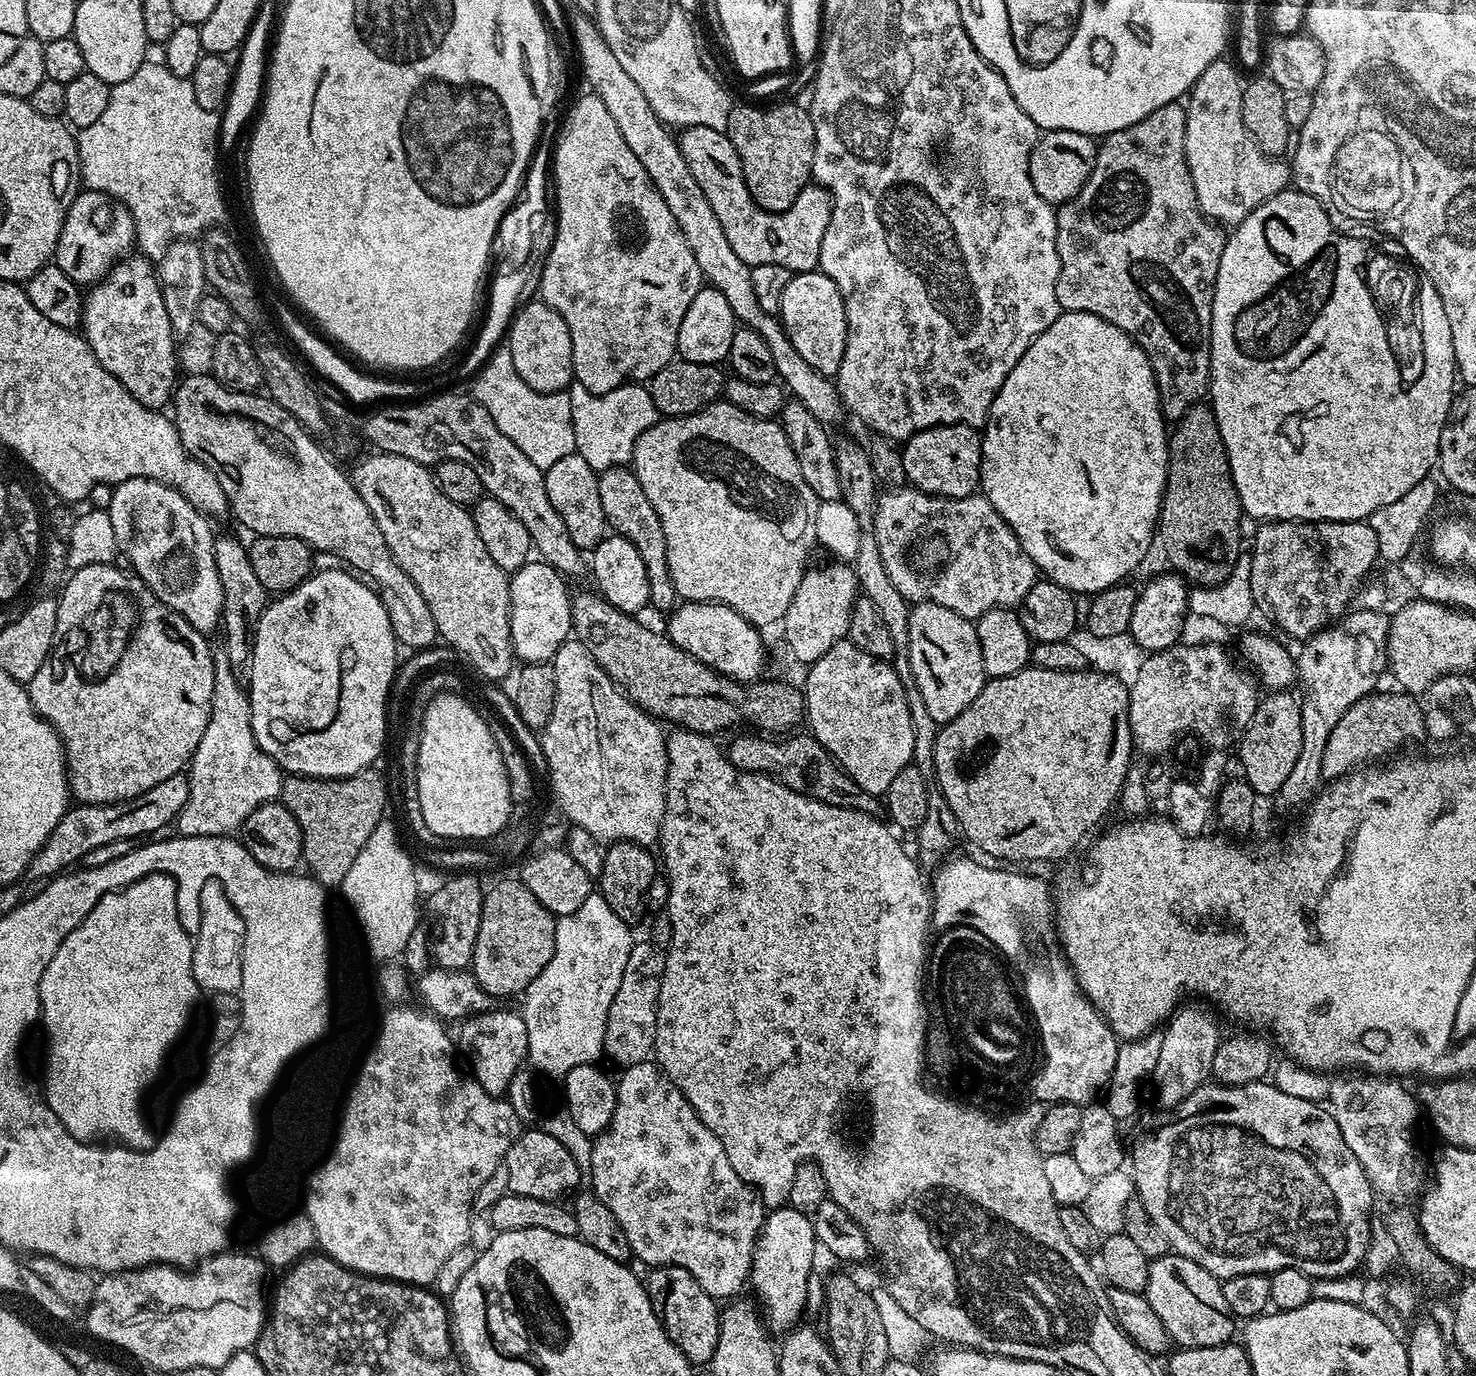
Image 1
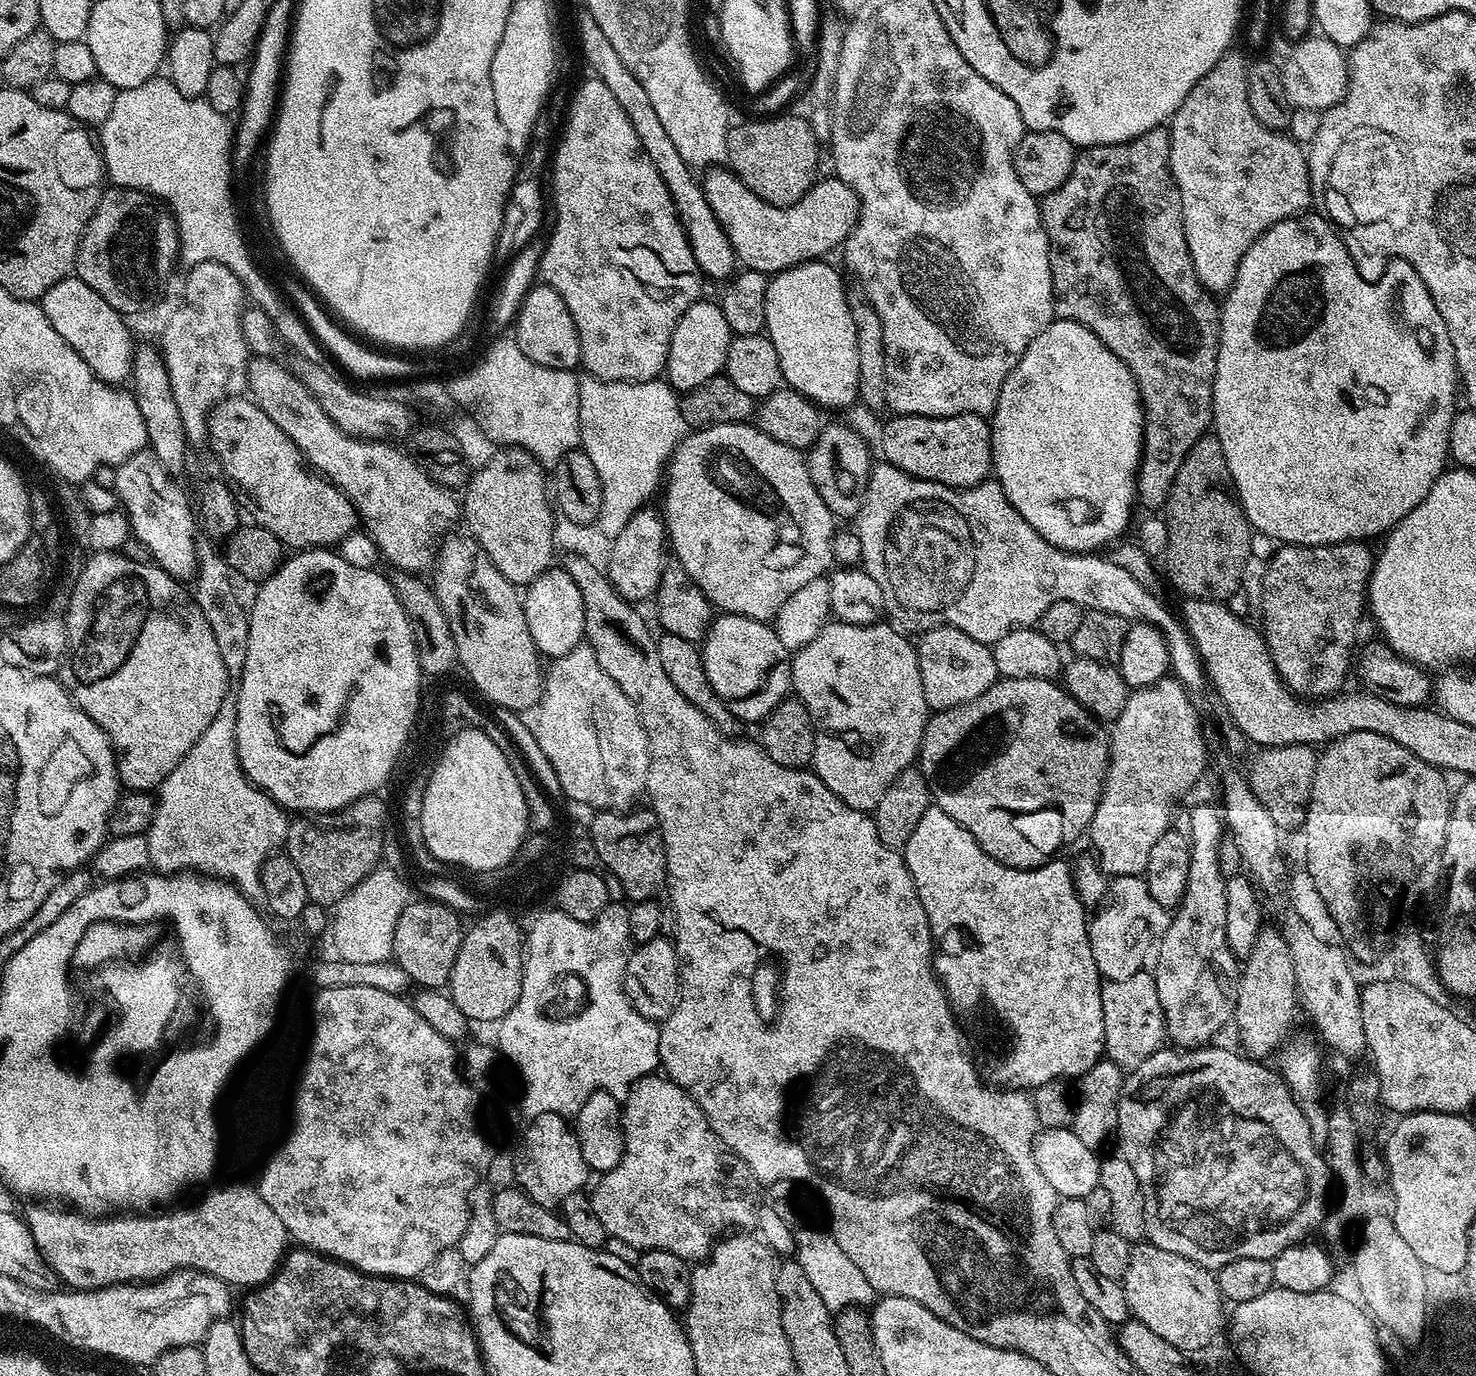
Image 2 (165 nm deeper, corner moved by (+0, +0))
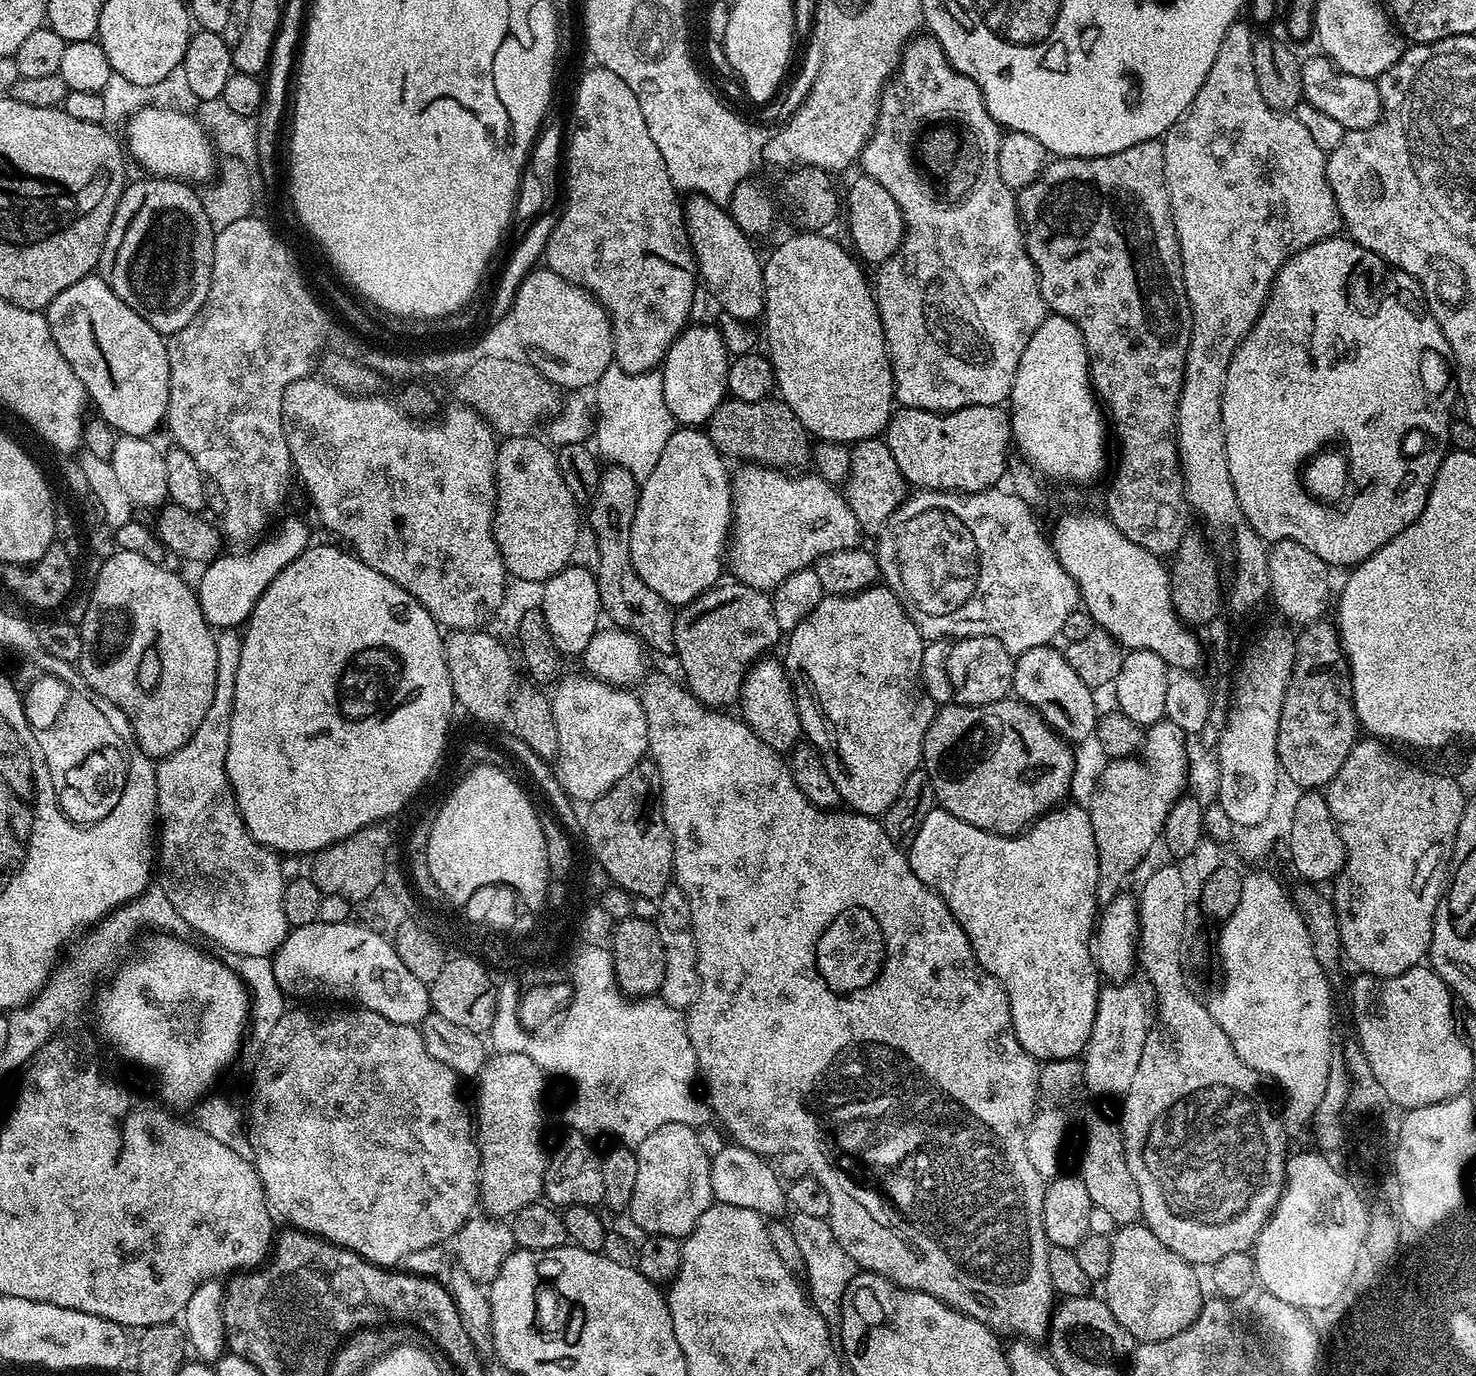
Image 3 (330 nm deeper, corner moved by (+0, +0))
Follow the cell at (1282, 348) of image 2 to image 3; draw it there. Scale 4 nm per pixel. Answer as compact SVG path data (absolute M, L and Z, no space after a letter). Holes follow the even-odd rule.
M1337 234L1314 242L1301 252L1295 252L1280 267L1271 288L1268 289L1268 300L1260 311L1260 316L1230 358L1230 370L1226 370L1226 386L1222 394L1222 426L1226 442L1226 462L1230 466L1230 482L1234 486L1234 494L1238 498L1242 514L1261 540L1275 542L1290 539L1306 546L1307 550L1316 554L1322 562L1333 569L1348 570L1370 558L1370 554L1386 546L1390 538L1402 534L1406 526L1415 522L1418 514L1422 514L1426 506L1428 492L1432 488L1441 462L1449 451L1448 427L1454 419L1452 403L1457 403L1458 400L1458 392L1430 392L1426 388L1422 380L1422 354L1432 352L1452 351L1450 342L1446 342L1446 334L1442 334L1438 322L1432 317L1432 312L1424 301L1424 291L1420 289L1420 284L1413 276L1400 268L1393 268L1378 254L1357 244L1347 235ZM1331 440L1344 440L1345 446L1348 447L1346 457L1351 492L1339 506L1315 500L1305 492L1302 483L1304 465L1325 446L1331 445Z

